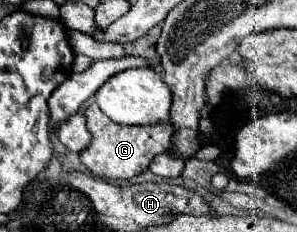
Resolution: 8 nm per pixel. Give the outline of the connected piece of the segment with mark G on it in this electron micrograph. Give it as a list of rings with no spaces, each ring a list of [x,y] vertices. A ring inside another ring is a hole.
[[[91,104],[83,114],[87,116],[87,128],[93,134],[93,142],[87,150],[81,152],[81,160],[97,176],[105,176],[105,178],[113,178],[113,180],[133,178],[133,176],[145,172],[149,162],[157,154],[167,152],[167,148],[169,148],[169,138],[171,138],[171,130],[173,130],[173,126],[171,128],[167,126],[169,122],[145,124],[145,126],[121,126],[121,124],[115,124],[109,116],[105,116],[97,104]]]

